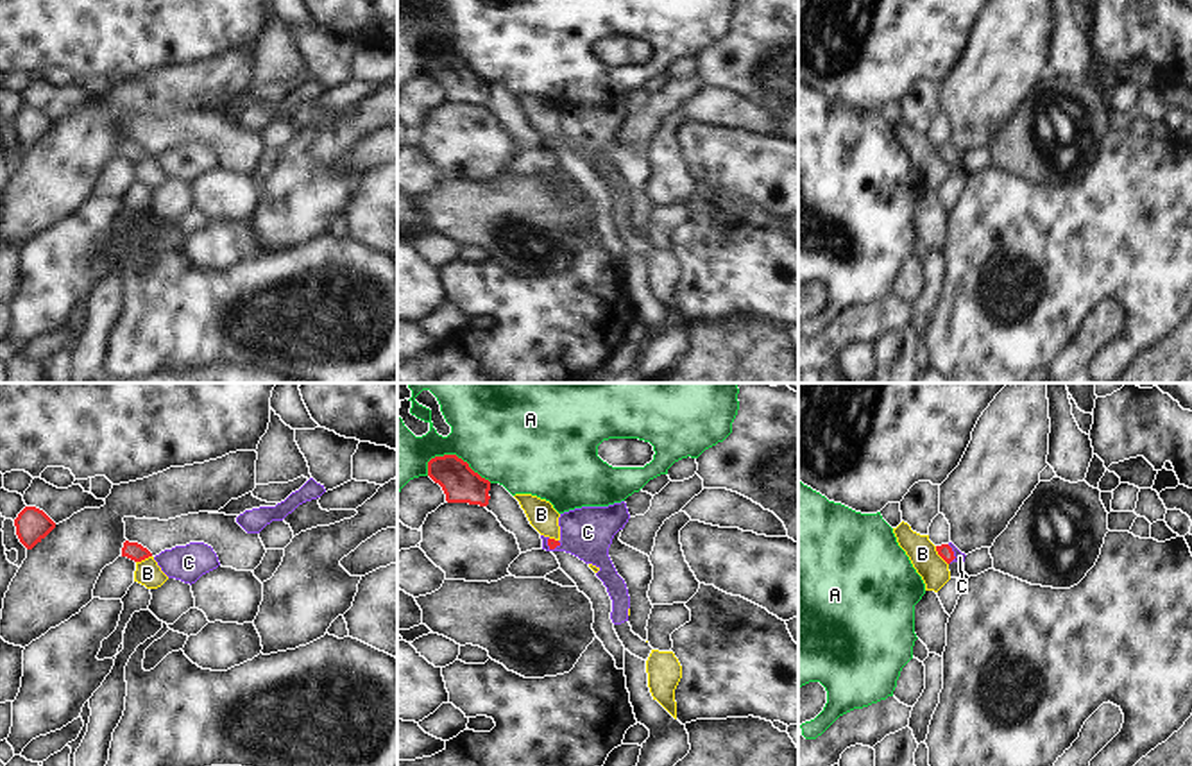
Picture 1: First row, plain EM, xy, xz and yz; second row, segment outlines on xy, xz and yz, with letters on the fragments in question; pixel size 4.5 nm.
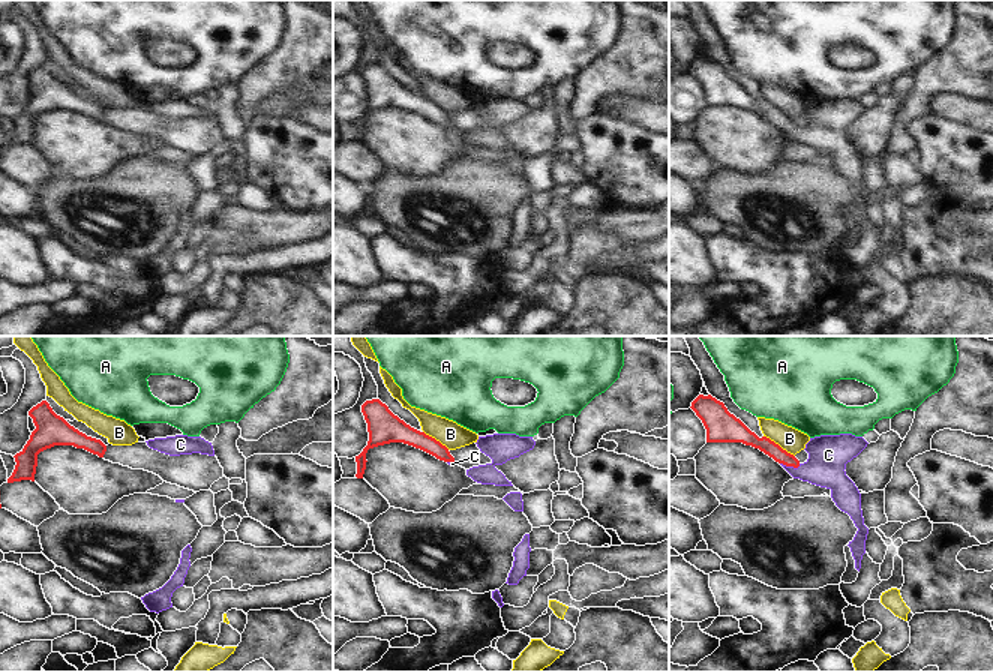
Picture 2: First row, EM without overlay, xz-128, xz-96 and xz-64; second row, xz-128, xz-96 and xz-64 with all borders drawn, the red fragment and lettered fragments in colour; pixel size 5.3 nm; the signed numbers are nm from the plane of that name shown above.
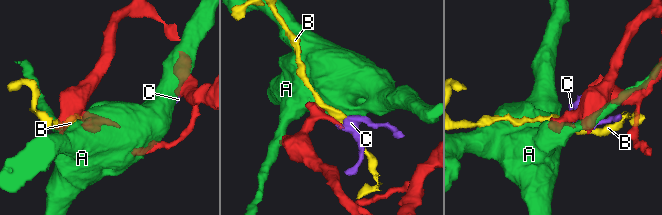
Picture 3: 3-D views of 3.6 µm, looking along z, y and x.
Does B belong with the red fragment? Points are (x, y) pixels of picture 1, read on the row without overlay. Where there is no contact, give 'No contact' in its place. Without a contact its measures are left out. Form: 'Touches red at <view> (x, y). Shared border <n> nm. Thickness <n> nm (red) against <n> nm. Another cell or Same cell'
Touches red at yz (938, 153). Shared border 110 nm. Thickness 70 nm (red) against 130 nm. Another cell.

